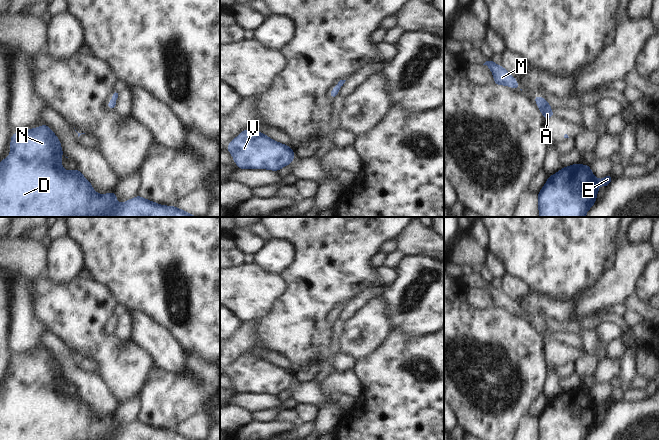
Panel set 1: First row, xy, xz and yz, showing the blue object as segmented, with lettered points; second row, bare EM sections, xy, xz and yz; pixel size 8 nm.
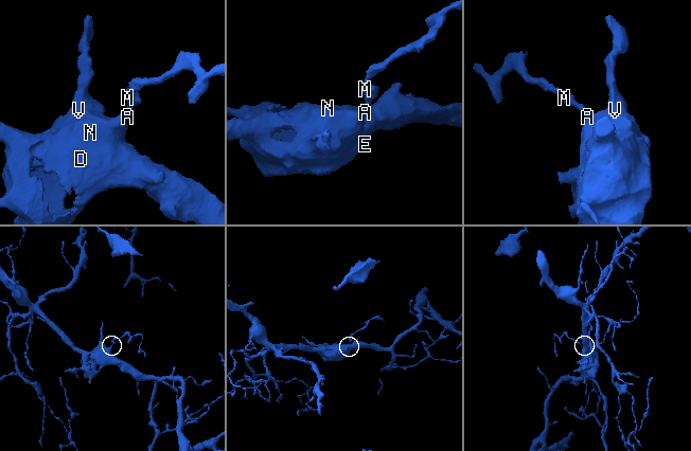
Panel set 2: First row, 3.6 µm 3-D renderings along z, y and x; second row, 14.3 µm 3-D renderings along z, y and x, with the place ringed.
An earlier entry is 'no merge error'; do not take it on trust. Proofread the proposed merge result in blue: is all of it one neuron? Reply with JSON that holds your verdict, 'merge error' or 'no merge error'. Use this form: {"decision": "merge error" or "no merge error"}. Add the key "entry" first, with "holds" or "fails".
{"entry": "holds", "decision": "no merge error"}

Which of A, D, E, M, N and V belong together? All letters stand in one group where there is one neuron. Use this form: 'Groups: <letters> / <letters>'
Groups: A D E M N V

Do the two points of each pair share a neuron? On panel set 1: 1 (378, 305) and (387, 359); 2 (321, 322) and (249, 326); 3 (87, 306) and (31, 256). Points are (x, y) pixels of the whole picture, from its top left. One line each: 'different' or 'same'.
1: different
2: different
3: different

